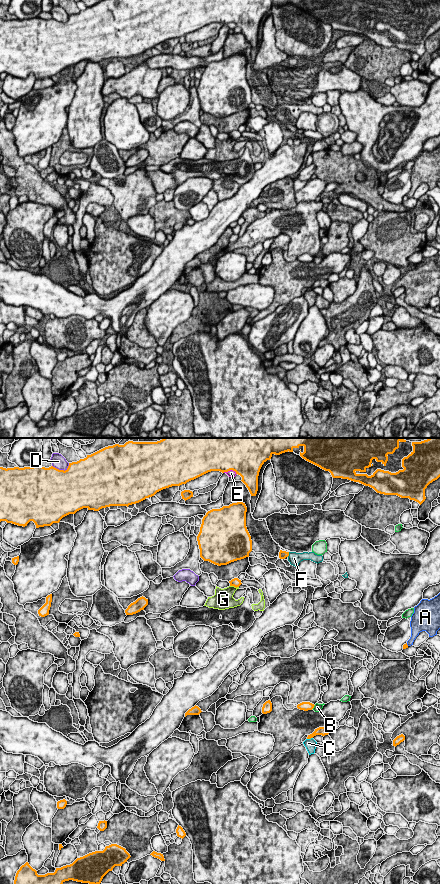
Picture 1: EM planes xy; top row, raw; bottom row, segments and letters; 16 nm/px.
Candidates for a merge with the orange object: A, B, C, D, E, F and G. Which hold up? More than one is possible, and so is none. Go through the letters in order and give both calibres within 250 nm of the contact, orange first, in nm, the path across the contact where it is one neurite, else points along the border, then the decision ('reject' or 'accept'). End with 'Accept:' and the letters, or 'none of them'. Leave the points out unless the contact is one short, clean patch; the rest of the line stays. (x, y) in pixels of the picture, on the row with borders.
A: calibres 70 and 130 nm; reject
B: calibres 140 and 120 nm; reject
C: calibres 130 and 190 nm; reject
D: calibres 500 and 220 nm; reject
E: calibres 550 and 120 nm; reject
F: calibres 130 and 200 nm; way xy (282, 554), (288, 554), (294, 558); accept
G: calibres 140 and 280 nm; reject
Accept: F

